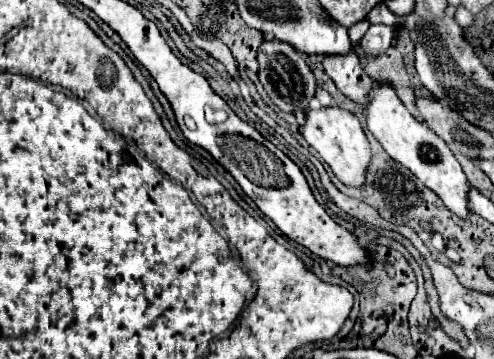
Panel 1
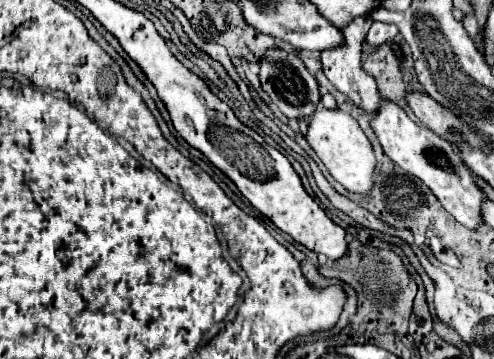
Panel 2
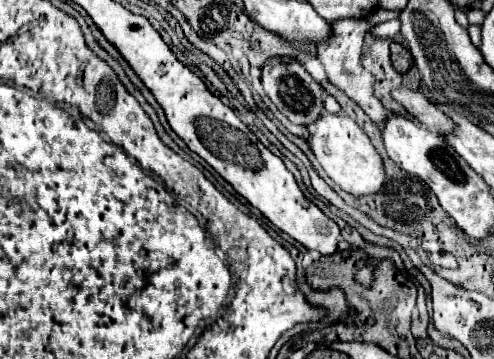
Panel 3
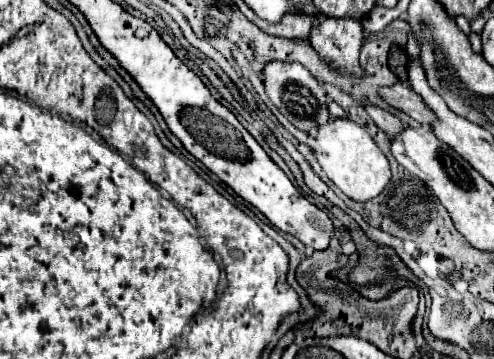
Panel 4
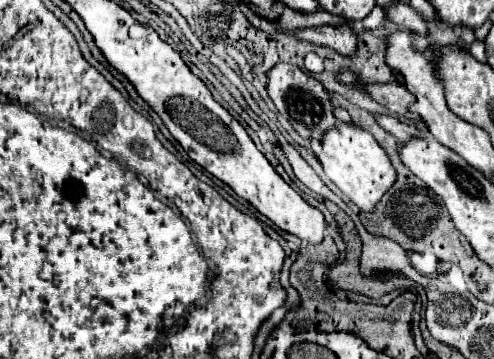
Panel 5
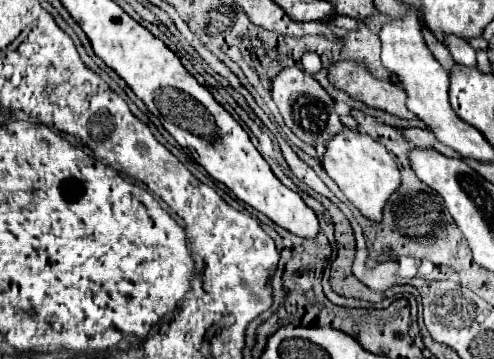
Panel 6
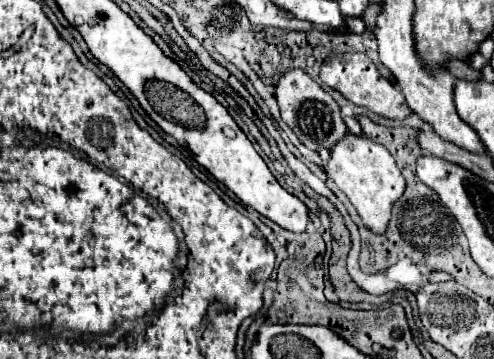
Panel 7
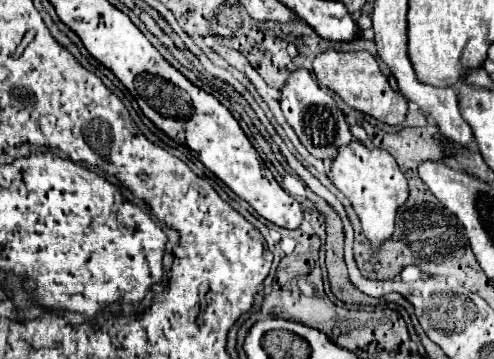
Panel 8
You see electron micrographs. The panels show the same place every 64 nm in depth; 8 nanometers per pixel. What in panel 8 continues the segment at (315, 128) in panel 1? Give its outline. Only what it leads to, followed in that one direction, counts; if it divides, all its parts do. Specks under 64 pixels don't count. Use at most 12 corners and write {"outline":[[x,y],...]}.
{"outline":[[352,138],[328,176],[374,246],[408,184],[386,150]]}

